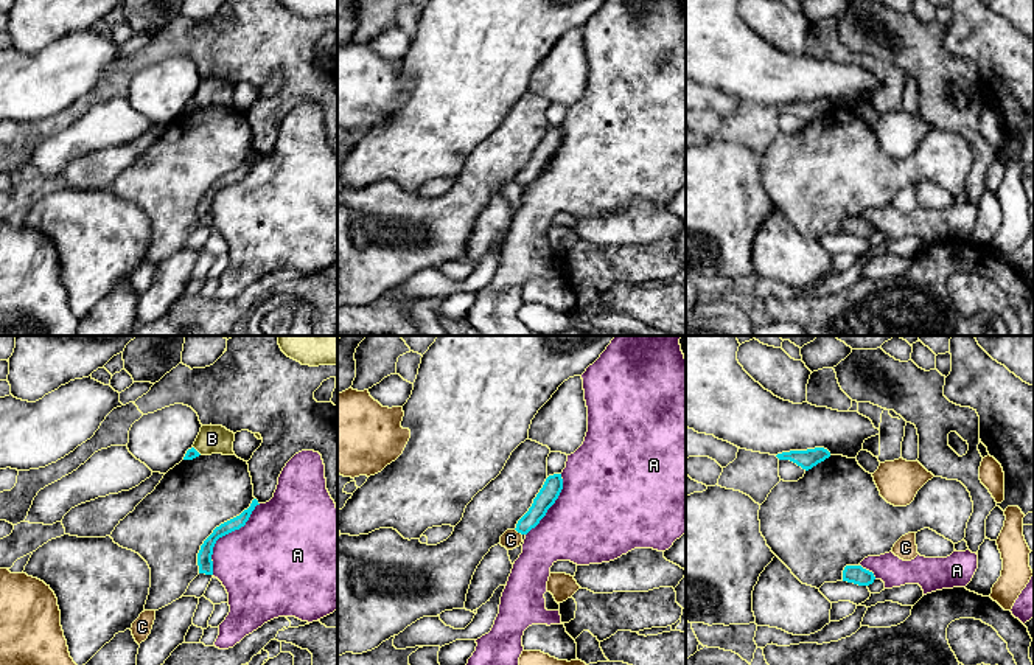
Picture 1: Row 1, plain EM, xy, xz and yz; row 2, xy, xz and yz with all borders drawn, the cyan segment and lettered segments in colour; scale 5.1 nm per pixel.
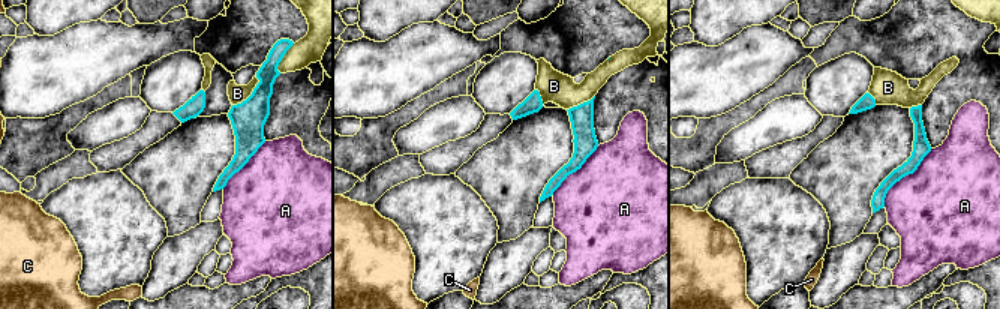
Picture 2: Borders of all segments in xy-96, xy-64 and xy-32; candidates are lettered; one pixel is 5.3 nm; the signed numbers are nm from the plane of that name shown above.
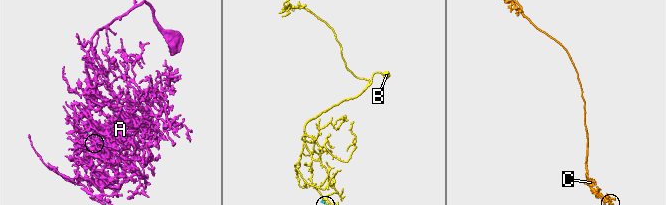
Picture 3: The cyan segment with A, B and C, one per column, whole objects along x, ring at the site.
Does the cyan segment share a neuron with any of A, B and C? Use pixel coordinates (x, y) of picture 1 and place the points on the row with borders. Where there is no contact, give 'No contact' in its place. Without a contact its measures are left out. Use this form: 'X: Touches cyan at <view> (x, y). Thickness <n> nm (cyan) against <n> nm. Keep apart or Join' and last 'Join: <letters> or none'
A: Touches cyan at xy (224, 535). Thickness 80 nm (cyan) against 440 nm. Keep apart
B: Touches cyan at xy (196, 451). Thickness 50 nm (cyan) against 140 nm. Keep apart
C: Touches cyan at xz (518, 532). Thickness 100 nm (cyan) against 100 nm. Keep apart
Join: none

